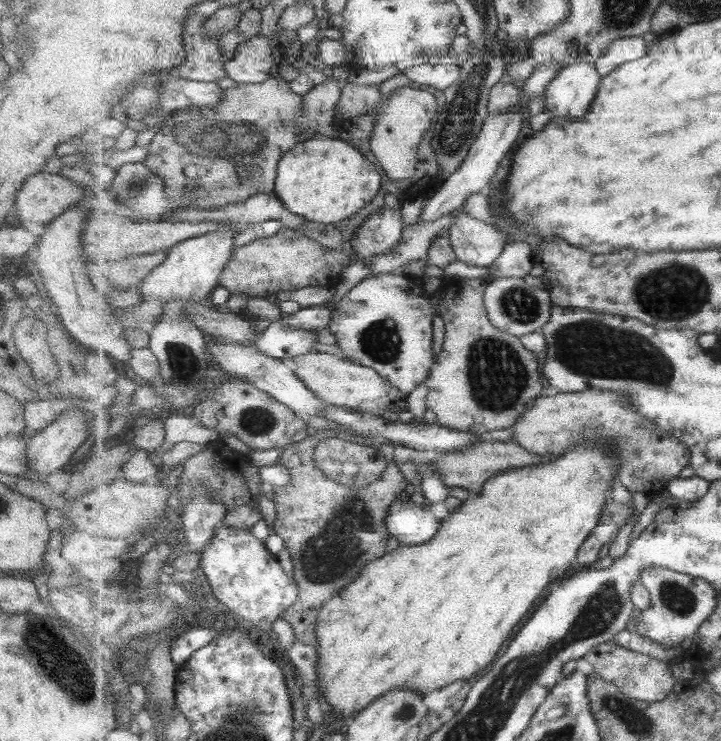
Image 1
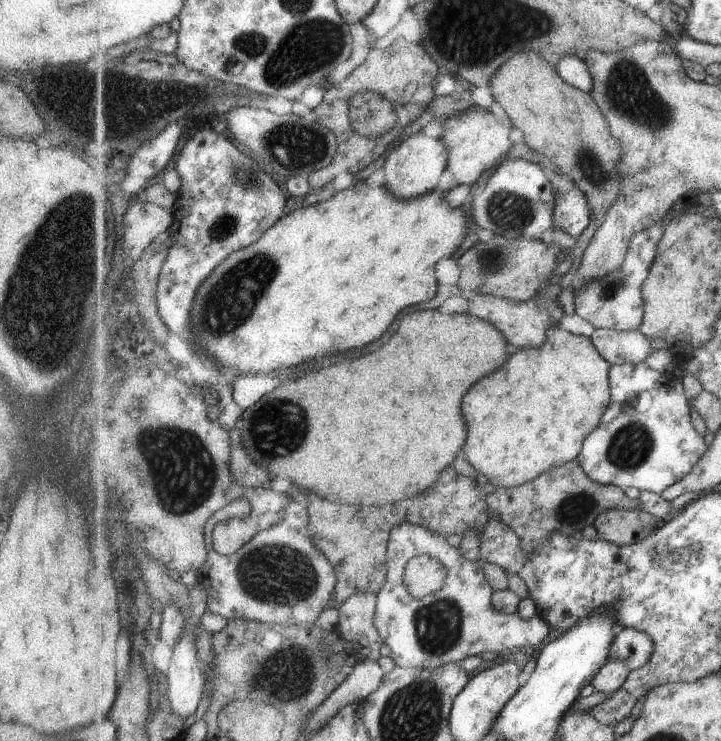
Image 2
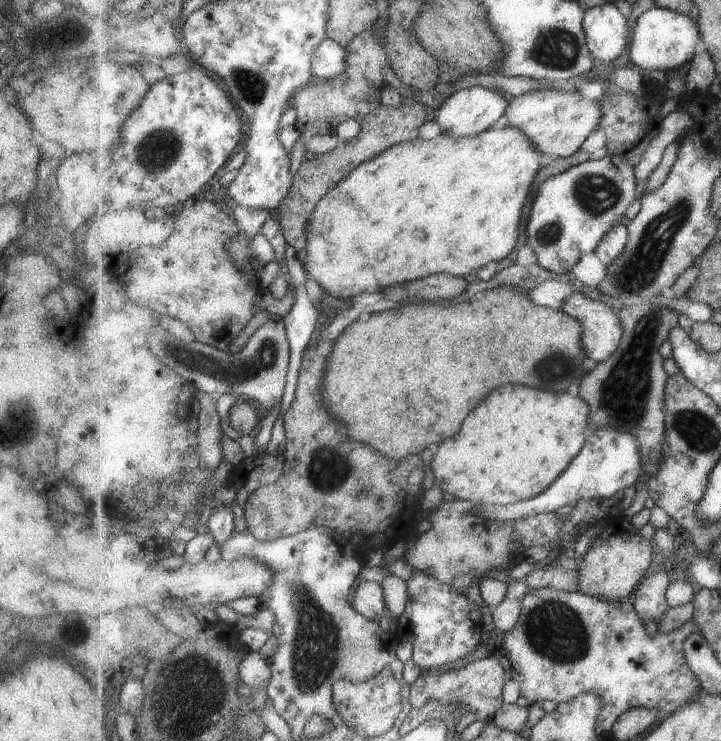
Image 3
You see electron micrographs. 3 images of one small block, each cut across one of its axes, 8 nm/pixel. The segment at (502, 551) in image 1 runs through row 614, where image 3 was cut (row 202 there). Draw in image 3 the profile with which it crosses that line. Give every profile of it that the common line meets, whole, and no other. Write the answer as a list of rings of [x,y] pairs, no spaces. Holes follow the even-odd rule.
[[[502,124],[491,127],[482,133],[458,138],[449,136],[441,132],[432,139],[416,138],[415,140],[396,144],[394,147],[383,151],[374,159],[361,163],[353,172],[350,172],[345,179],[335,185],[319,202],[318,207],[311,213],[306,224],[306,258],[305,268],[306,278],[315,280],[327,295],[327,299],[334,298],[346,301],[361,292],[377,292],[385,290],[393,284],[403,284],[409,280],[425,278],[431,274],[447,272],[453,276],[469,276],[471,272],[483,268],[489,262],[503,260],[505,256],[511,254],[511,250],[517,244],[519,238],[519,224],[523,216],[523,206],[529,194],[529,186],[535,180],[537,172],[541,170],[542,152],[533,144],[533,141],[521,130],[515,127],[505,127]]]

